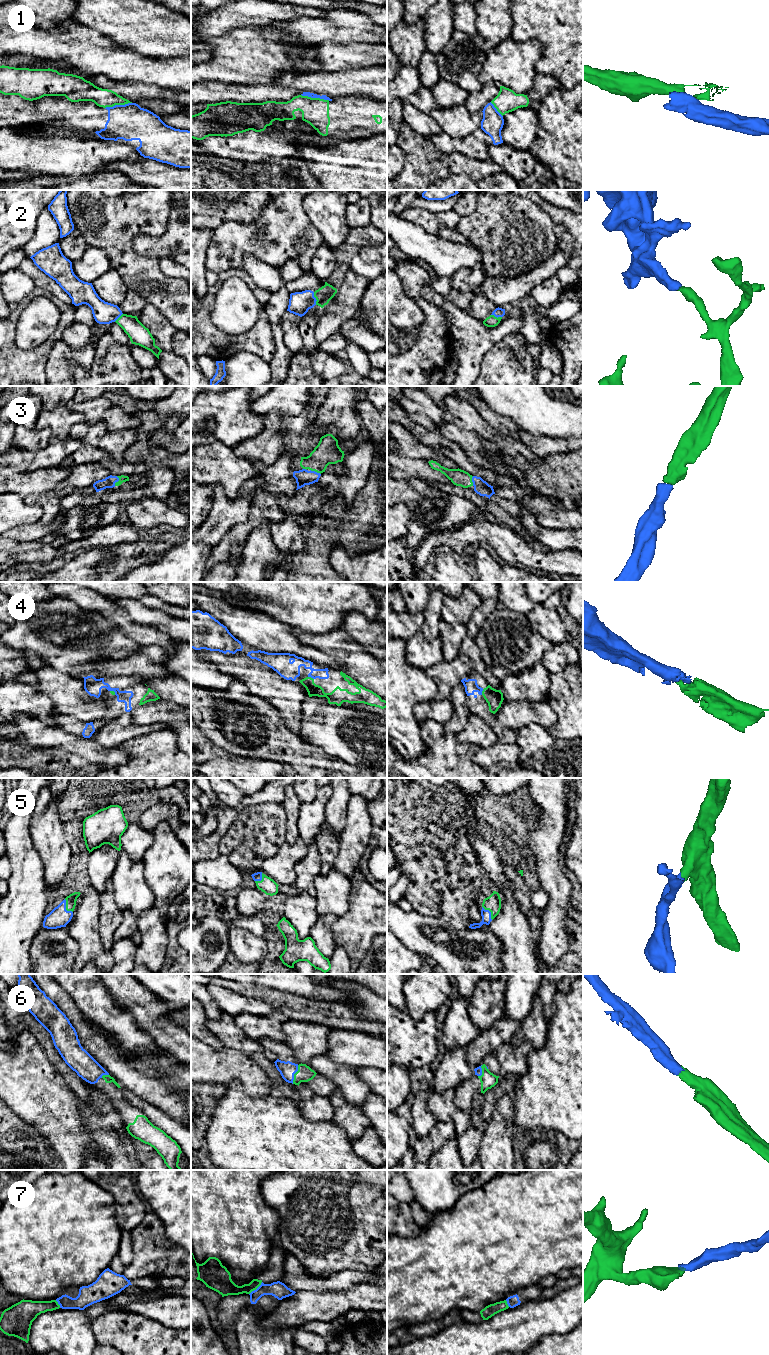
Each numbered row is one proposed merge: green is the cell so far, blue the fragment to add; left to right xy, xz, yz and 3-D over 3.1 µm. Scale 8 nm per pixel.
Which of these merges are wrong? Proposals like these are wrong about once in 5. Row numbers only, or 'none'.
1, 7

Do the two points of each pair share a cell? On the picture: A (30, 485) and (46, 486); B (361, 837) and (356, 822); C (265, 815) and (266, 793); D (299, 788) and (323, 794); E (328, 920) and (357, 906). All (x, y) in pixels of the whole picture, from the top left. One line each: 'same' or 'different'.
A: same
B: same
C: different
D: different
E: different

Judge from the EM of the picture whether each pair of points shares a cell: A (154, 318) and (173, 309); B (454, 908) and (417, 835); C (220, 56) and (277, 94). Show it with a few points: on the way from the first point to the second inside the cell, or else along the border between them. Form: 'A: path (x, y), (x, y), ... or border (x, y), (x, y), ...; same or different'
A: border (148, 302), (177, 330); different
B: path (446, 889), (442, 867), (431, 850); same
C: border (270, 82), (236, 84); different

